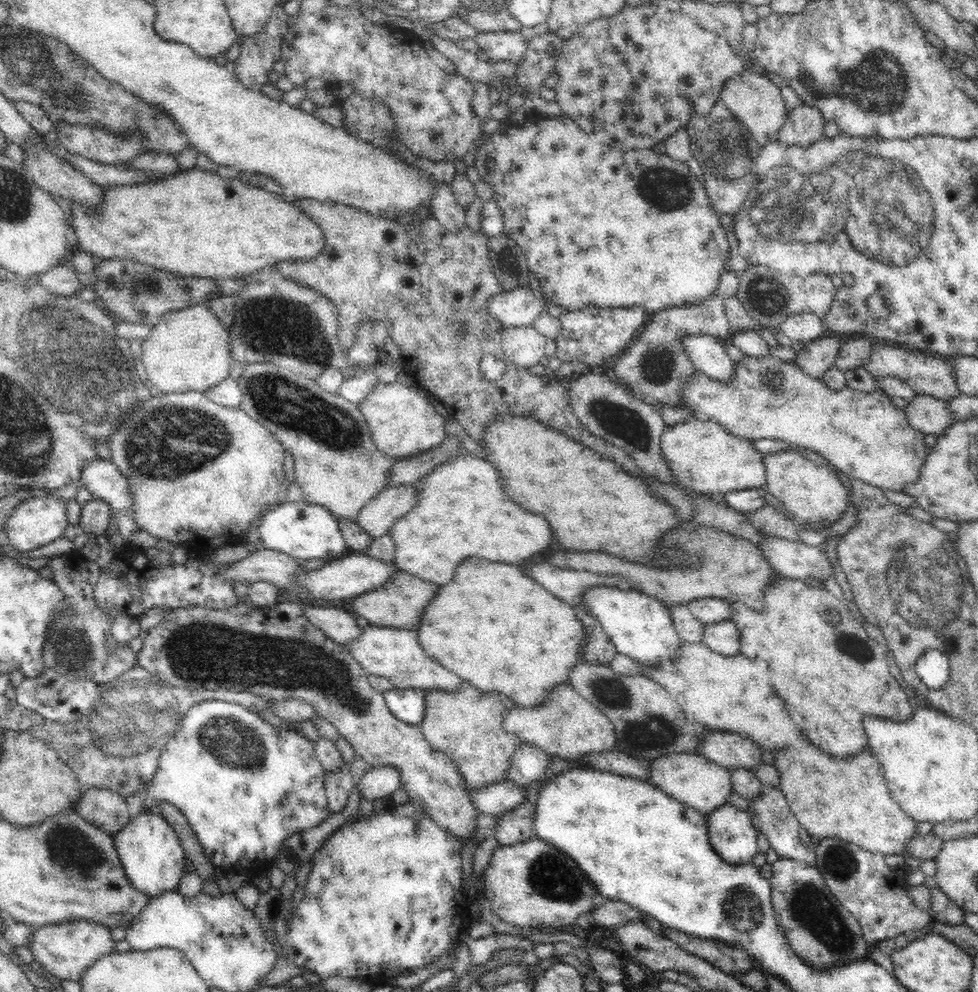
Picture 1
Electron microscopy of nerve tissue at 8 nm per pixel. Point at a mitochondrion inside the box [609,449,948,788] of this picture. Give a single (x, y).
(855, 649)

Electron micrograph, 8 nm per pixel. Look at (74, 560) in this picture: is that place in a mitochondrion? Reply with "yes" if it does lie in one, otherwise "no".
no

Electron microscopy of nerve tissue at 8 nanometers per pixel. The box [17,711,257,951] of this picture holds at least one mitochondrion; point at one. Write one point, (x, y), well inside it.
(67, 845)

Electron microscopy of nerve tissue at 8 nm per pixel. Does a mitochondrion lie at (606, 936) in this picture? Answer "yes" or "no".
yes

